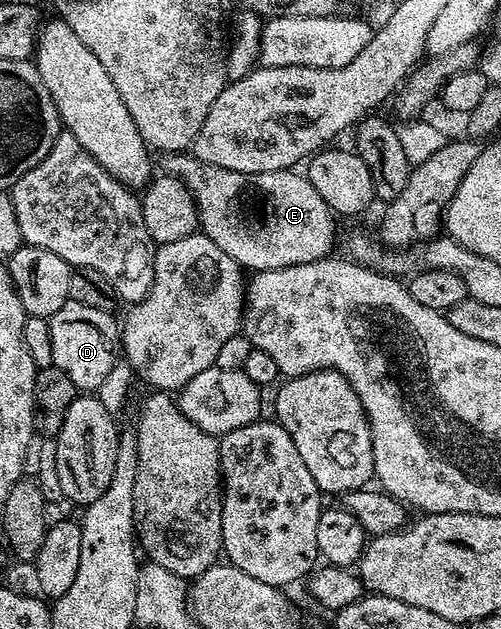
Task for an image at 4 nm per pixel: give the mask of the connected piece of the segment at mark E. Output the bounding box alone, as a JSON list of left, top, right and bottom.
[161,152,336,273]

